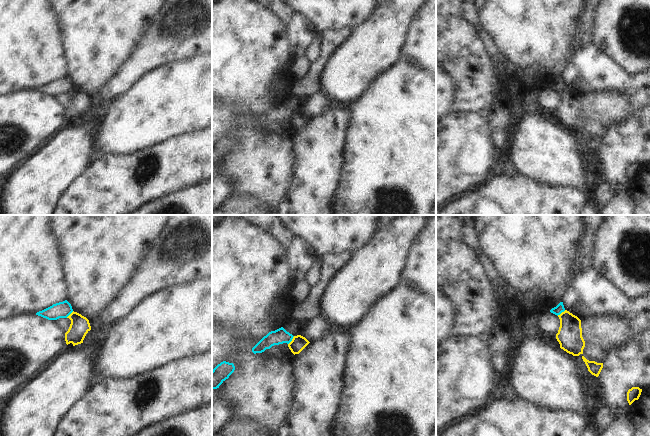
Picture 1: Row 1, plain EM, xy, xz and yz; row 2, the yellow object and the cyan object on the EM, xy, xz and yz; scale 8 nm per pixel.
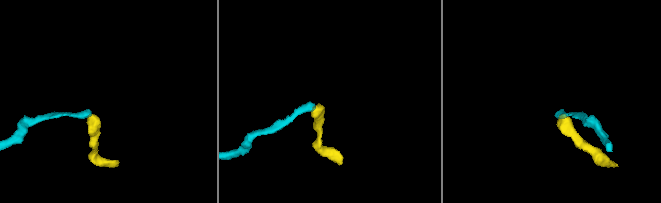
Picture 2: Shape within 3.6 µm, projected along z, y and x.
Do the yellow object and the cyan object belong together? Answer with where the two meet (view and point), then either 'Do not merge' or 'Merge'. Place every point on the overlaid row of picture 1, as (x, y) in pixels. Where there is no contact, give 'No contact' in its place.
Touches yellow at xz (292, 340). Do not merge.

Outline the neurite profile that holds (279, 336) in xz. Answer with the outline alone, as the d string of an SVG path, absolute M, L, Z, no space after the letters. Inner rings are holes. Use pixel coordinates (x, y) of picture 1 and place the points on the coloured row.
M283 327L269 332L266 336L264 336L253 348L252 352L262 353L266 349L270 349L274 345L279 345L283 343L289 344L292 339L293 335L287 332Z

